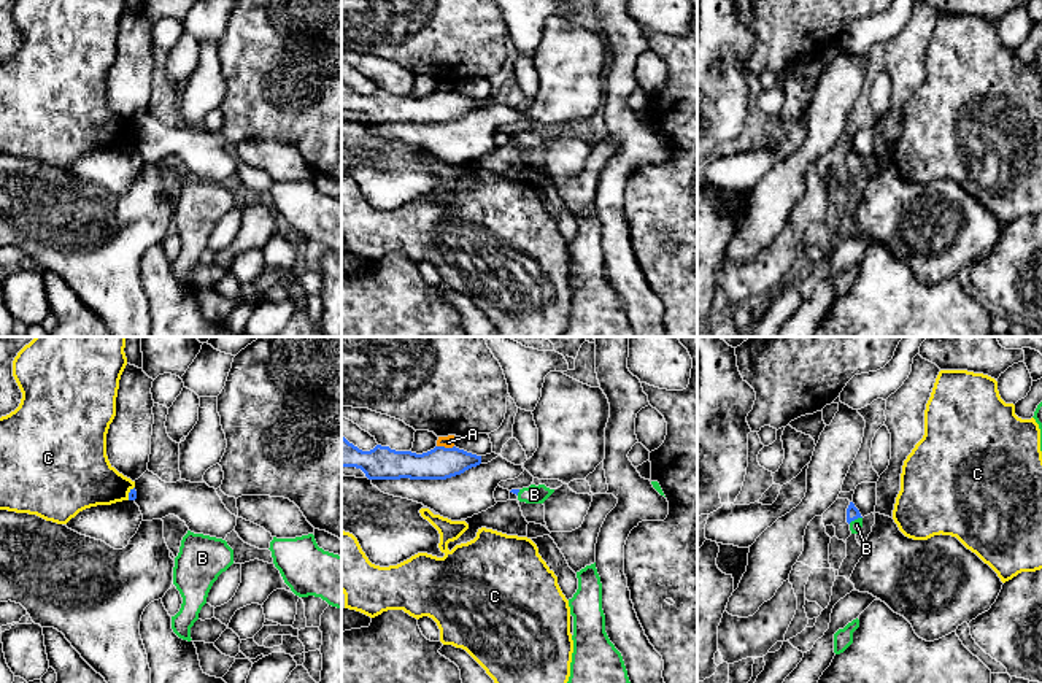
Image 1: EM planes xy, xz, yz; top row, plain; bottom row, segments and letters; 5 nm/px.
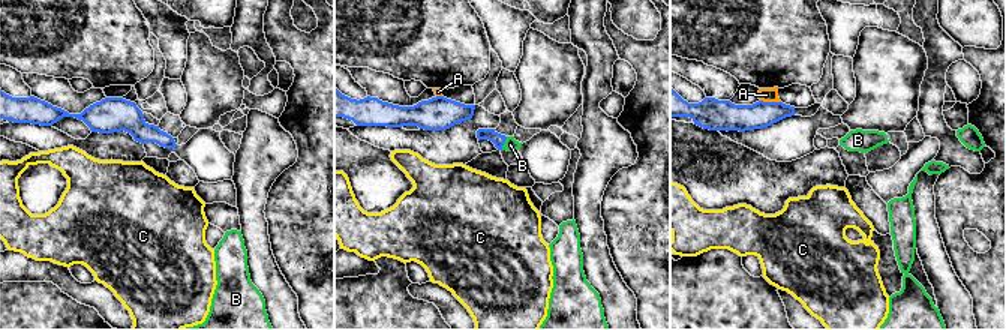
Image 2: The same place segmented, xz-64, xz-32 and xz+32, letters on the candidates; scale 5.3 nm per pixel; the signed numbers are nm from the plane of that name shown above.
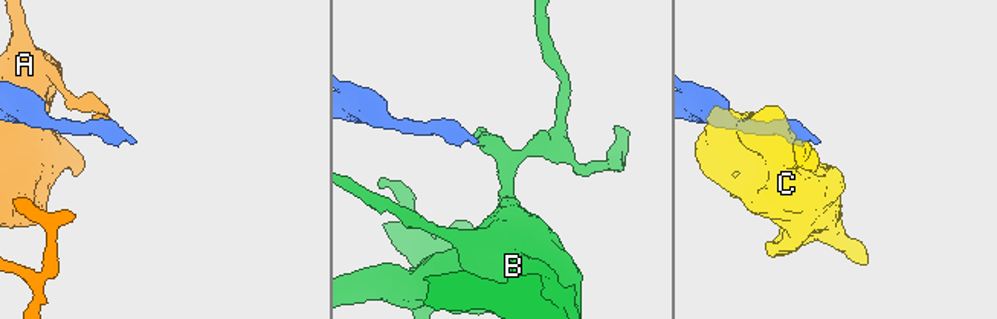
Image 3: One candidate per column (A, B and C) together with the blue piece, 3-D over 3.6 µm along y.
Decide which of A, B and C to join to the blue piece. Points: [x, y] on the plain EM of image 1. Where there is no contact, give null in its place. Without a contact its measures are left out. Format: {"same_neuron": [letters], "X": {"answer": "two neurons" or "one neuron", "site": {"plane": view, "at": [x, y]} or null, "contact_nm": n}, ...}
{"same_neuron": ["B"], "A": {"answer": "two neurons", "site": {"plane": "xz", "at": [443, 91]}, "contact_nm": 90}, "B": {"answer": "one neuron", "site": {"plane": "yz", "at": [855, 162]}, "contact_nm": 80}, "C": {"answer": "two neurons", "site": {"plane": "xy", "at": [129, 137]}, "contact_nm": 80}}

